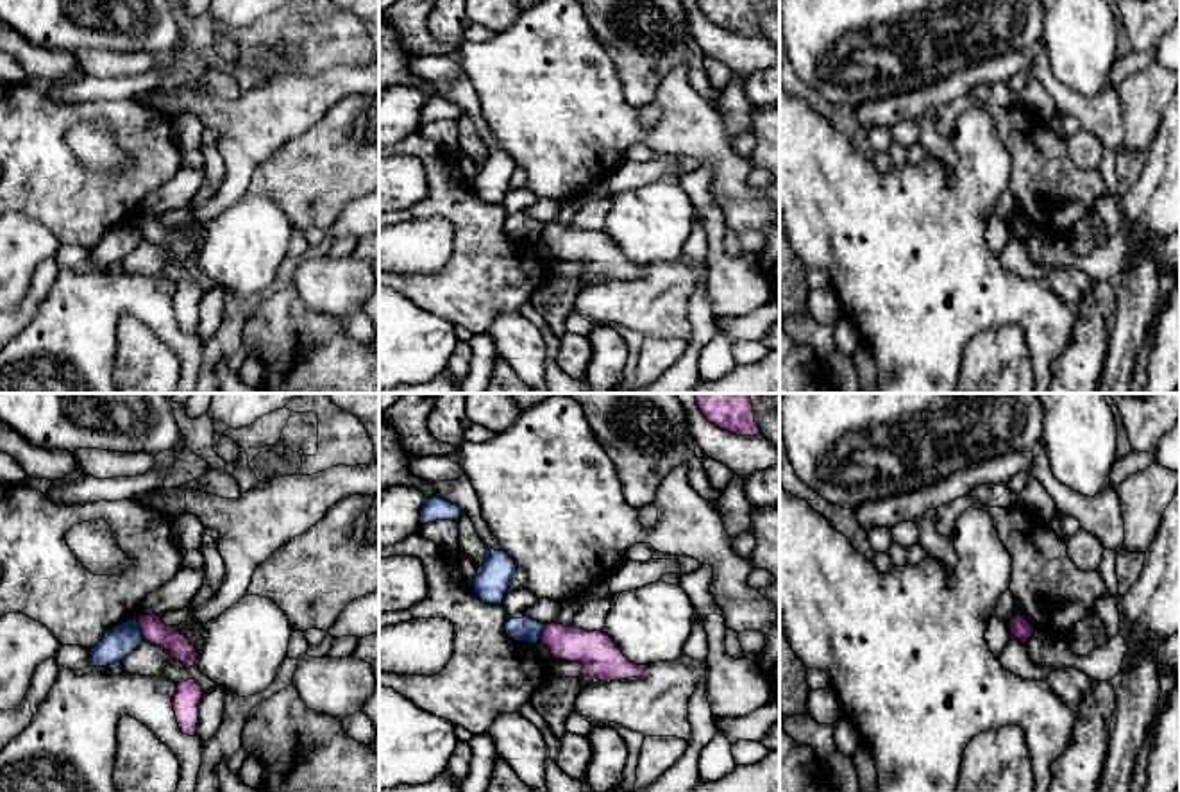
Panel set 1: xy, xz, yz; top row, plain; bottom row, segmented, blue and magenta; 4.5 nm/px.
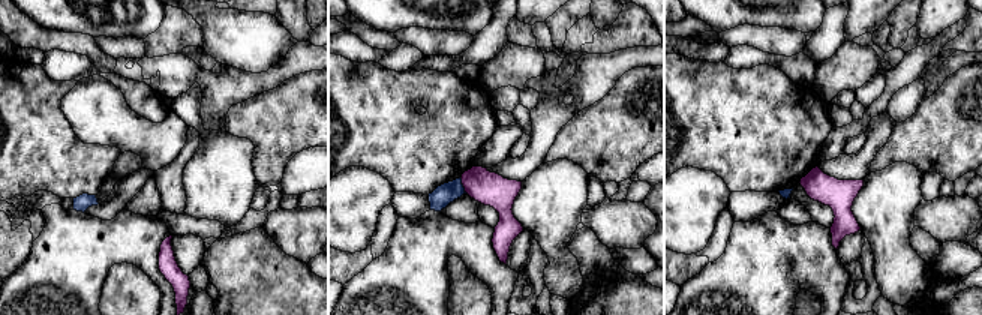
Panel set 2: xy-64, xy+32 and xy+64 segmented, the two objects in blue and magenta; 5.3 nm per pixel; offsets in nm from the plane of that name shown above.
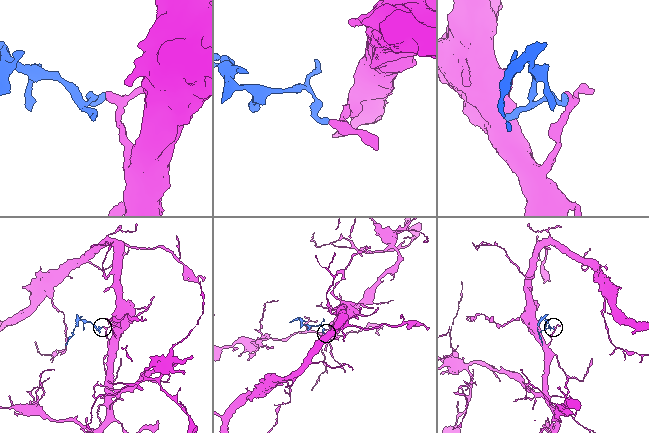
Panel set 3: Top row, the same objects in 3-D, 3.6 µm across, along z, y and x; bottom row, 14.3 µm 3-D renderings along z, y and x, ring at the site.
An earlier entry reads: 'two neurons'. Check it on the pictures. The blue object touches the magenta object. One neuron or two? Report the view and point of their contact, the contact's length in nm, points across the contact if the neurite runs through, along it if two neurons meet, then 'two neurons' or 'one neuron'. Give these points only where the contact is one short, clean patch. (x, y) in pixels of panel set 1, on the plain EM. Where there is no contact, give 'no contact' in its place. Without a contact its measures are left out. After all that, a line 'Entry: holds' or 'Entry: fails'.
xy (140, 229) | 100 nm | along xy (136, 219), (145, 238) | two neurons
Entry: holds

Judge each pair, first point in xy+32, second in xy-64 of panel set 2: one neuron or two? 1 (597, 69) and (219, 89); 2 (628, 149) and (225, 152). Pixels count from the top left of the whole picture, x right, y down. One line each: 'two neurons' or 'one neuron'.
1: one neuron
2: two neurons

